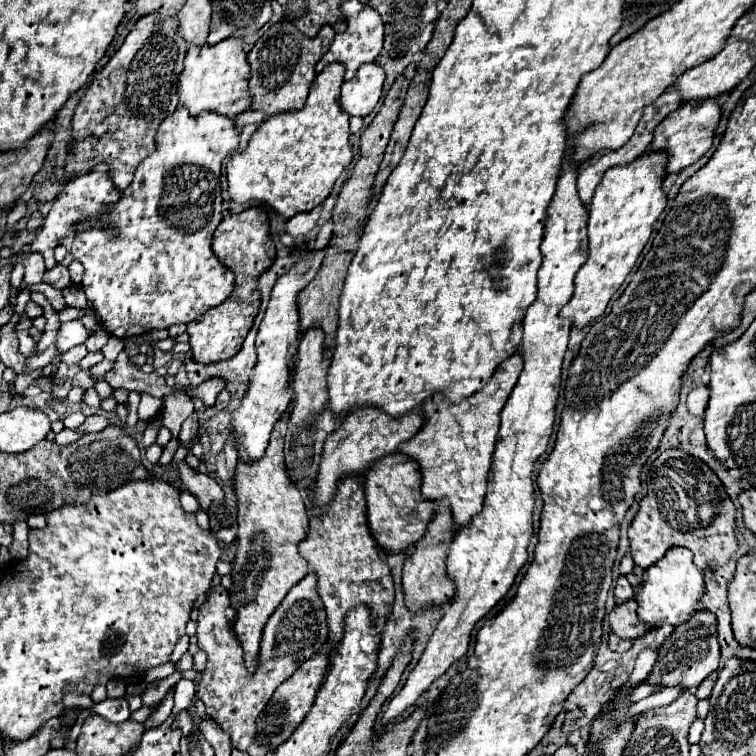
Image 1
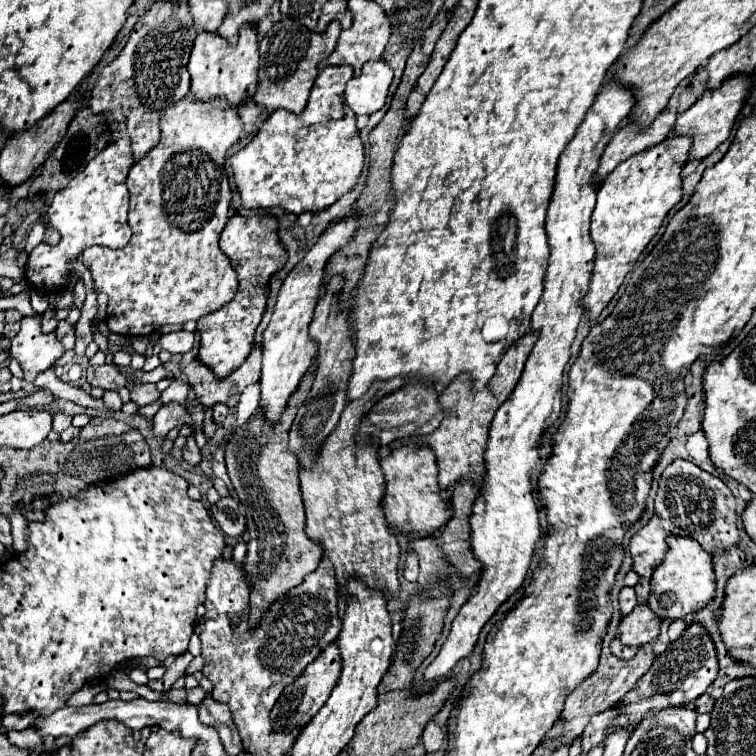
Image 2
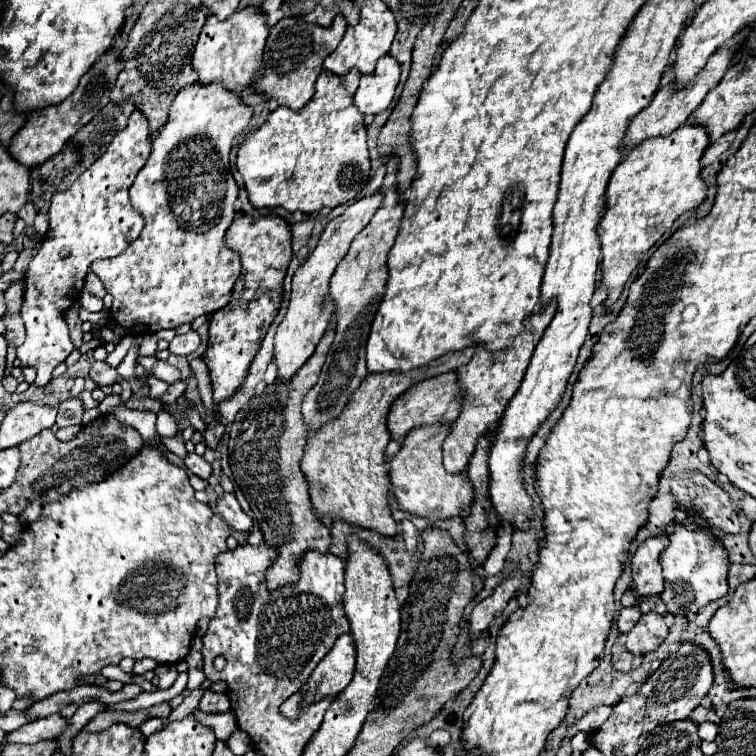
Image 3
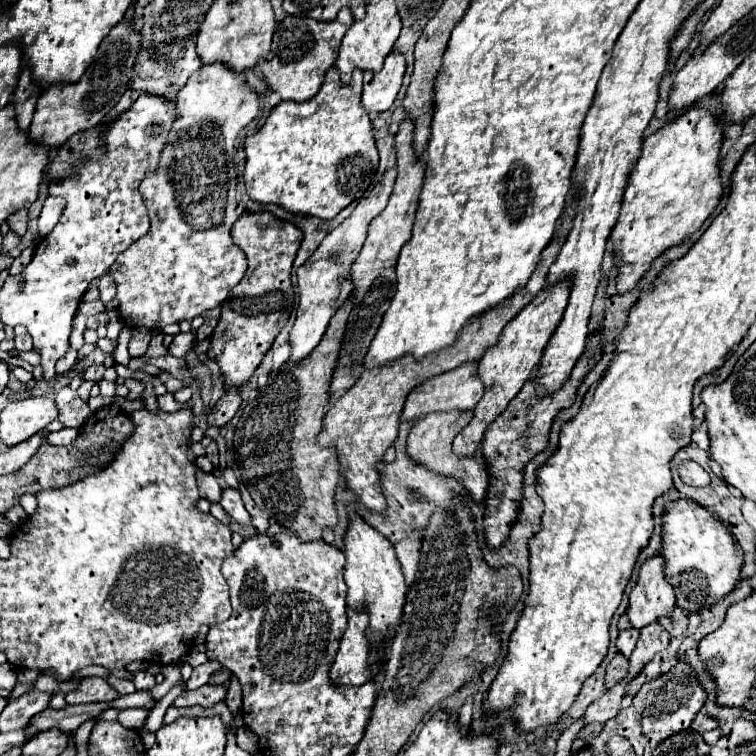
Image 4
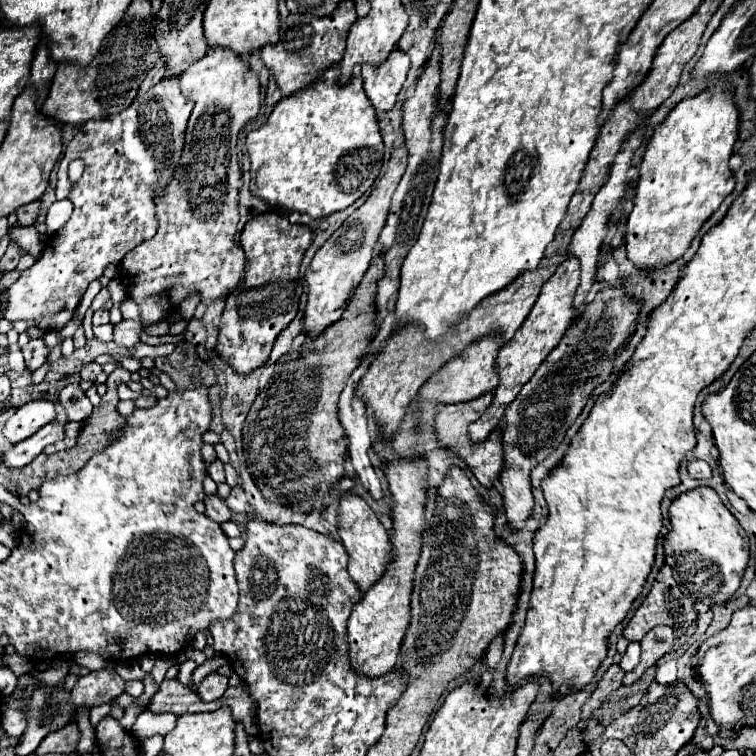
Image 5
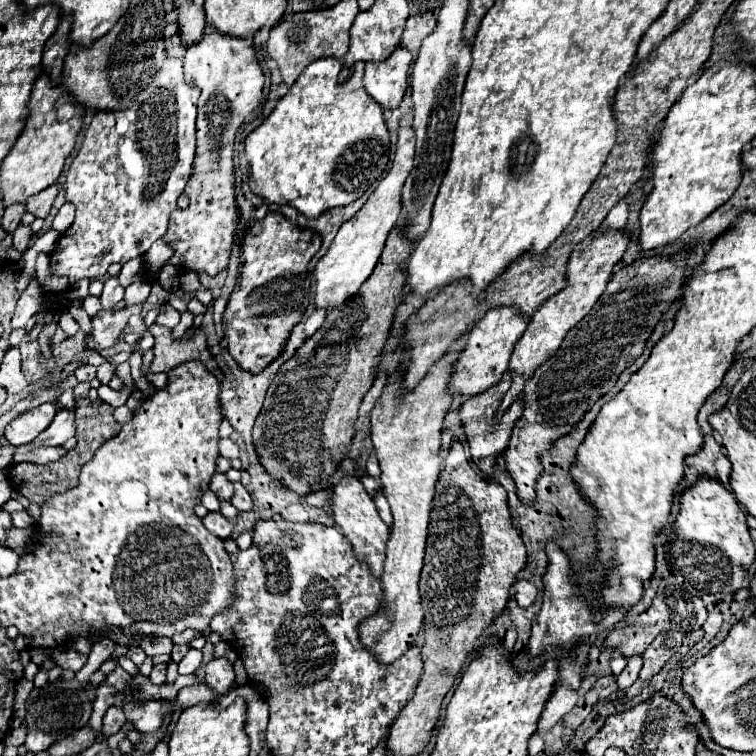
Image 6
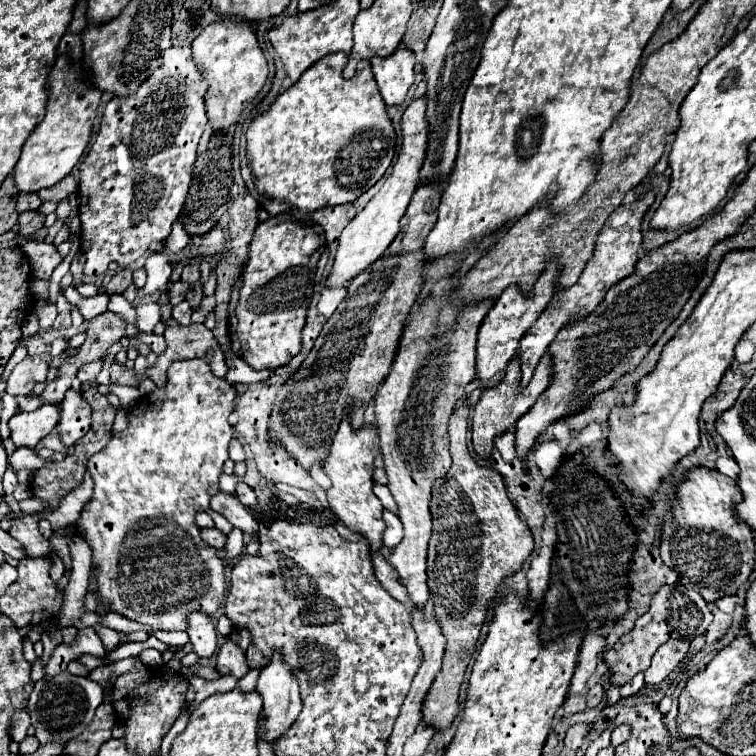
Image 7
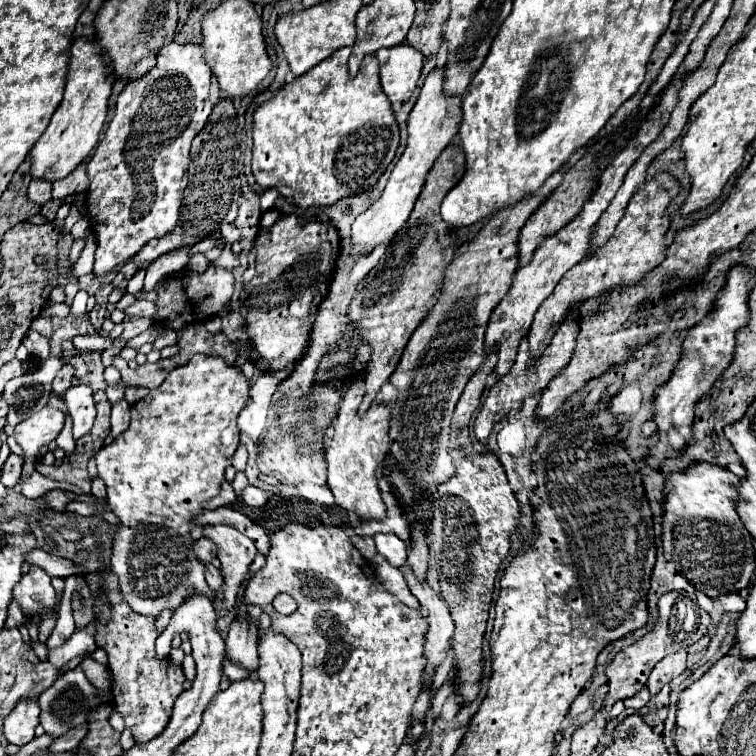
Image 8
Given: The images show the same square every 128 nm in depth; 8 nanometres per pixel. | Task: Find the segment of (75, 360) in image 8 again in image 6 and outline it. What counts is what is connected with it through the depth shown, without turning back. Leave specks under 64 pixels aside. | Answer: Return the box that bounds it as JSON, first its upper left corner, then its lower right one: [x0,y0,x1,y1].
[76,364,96,382]

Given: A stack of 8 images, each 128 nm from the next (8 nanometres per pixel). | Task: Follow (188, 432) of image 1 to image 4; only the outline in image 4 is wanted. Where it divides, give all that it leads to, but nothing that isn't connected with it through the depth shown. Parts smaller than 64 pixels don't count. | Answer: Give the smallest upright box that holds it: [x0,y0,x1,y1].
[196,466,220,502]

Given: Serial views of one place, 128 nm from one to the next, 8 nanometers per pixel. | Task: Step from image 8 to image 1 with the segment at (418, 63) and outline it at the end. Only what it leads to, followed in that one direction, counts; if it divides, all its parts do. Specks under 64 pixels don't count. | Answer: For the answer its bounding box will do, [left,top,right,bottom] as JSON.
[340,62,384,118]

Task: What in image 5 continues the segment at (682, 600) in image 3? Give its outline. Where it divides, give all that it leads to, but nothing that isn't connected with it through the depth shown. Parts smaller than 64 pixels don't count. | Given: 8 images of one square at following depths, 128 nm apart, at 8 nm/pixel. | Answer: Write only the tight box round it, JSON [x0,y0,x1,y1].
[664,486,750,606]

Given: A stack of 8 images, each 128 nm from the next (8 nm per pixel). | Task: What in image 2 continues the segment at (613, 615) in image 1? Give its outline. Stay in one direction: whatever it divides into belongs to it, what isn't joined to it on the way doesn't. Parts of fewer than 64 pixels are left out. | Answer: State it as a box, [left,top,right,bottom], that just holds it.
[618,604,660,646]

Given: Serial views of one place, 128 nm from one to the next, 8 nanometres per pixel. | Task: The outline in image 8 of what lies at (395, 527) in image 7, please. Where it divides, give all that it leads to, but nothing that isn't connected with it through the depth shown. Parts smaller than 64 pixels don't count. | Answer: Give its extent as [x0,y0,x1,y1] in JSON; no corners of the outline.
[374,534,406,568]

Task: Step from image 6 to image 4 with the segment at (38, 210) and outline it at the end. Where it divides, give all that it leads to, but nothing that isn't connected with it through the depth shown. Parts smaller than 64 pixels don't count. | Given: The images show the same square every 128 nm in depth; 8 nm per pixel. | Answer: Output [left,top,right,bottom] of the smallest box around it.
[6,210,28,236]

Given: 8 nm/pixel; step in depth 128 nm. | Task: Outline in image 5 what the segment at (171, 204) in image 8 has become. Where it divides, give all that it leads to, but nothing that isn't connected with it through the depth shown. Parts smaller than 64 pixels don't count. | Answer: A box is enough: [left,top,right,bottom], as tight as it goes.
[4,76,194,334]

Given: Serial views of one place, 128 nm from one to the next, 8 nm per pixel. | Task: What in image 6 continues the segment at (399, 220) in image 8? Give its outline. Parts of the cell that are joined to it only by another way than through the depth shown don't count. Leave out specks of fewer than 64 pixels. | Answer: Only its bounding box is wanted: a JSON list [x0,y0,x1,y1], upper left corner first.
[314,128,416,310]

